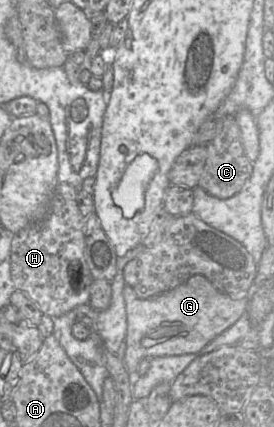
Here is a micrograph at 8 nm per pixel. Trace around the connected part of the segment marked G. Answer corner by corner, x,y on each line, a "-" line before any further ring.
193,275
182,284
175,288
161,293
157,296
148,299
139,298
130,285
125,284
123,288
123,297
125,300
126,314
127,314
127,334
126,334
126,350
123,358
123,363
127,369
128,375
137,375
138,365
144,358
153,358
160,356
182,355
188,353
196,353
205,347
210,341
212,341
219,334
224,332
230,326
232,326
245,312
249,297
243,297
241,299
233,299
225,293
219,291
205,276

